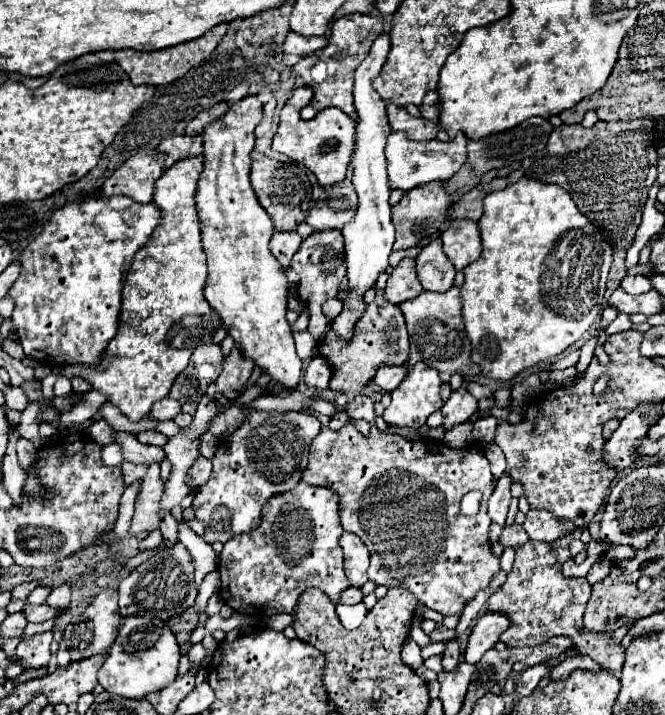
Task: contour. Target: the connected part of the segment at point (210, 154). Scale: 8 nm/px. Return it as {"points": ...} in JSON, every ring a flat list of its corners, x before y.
{"points":[[245,96,203,130,203,174,195,202,209,266,205,298,219,314,235,346,241,348,241,354,271,380,277,380,283,390,291,392,301,382,303,364,295,354,293,334,285,318,287,278,269,250,269,240,275,232,273,222,259,206,249,182,253,130,261,116,261,102,255,96]]}

